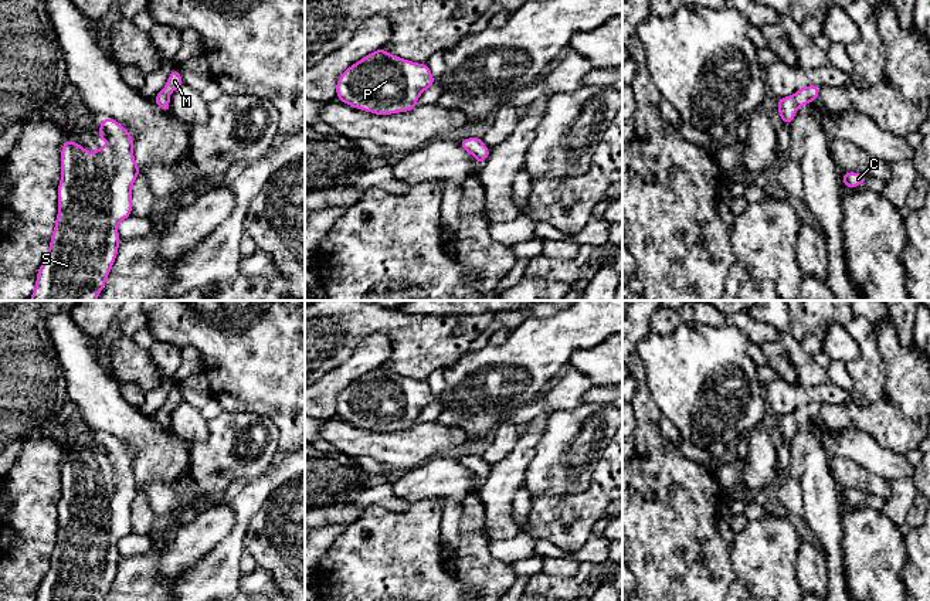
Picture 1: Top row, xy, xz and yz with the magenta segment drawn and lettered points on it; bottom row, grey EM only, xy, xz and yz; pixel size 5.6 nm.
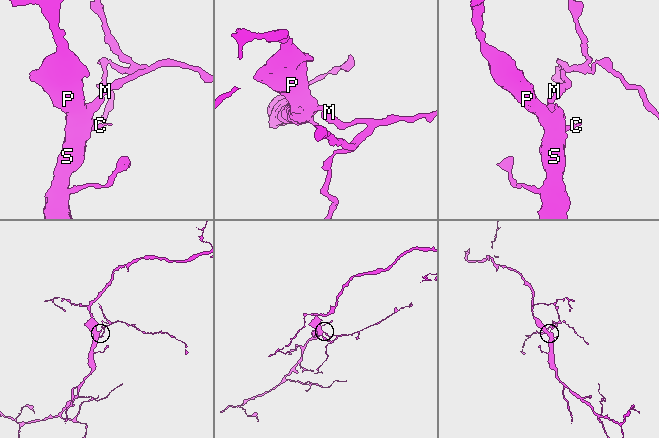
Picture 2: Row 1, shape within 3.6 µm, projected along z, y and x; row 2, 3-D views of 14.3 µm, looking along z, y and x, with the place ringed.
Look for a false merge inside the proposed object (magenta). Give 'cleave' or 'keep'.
keep

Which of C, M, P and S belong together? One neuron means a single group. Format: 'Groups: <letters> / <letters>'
Groups: C M P S

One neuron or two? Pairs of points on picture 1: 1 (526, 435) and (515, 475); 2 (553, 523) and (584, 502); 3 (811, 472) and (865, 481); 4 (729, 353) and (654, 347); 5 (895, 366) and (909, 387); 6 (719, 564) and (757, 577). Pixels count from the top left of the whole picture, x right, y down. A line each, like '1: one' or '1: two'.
1: one
2: one
3: two
4: one
5: one
6: two

